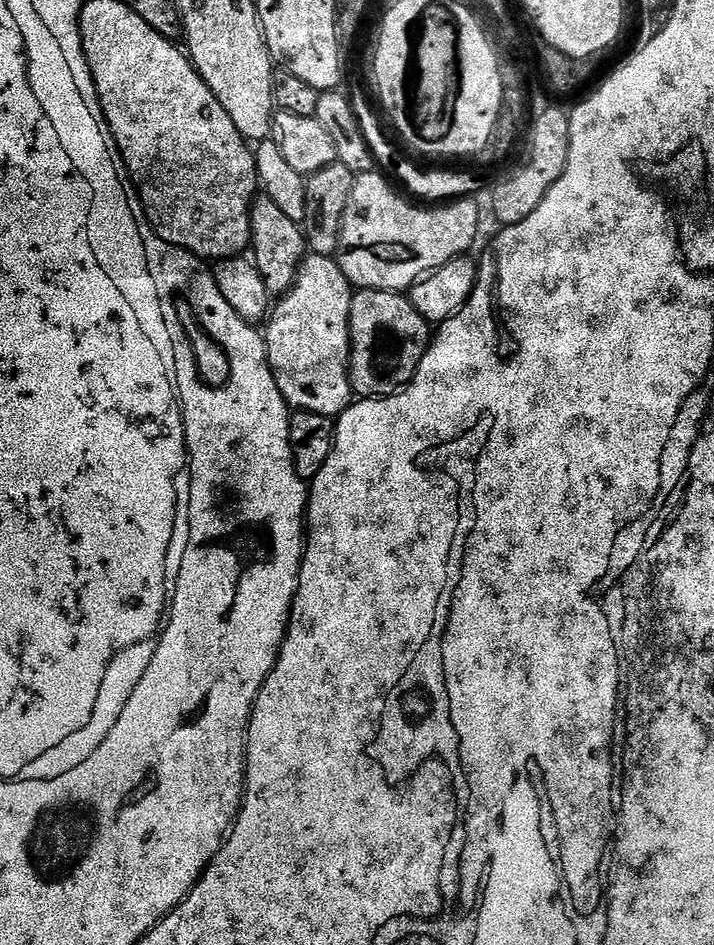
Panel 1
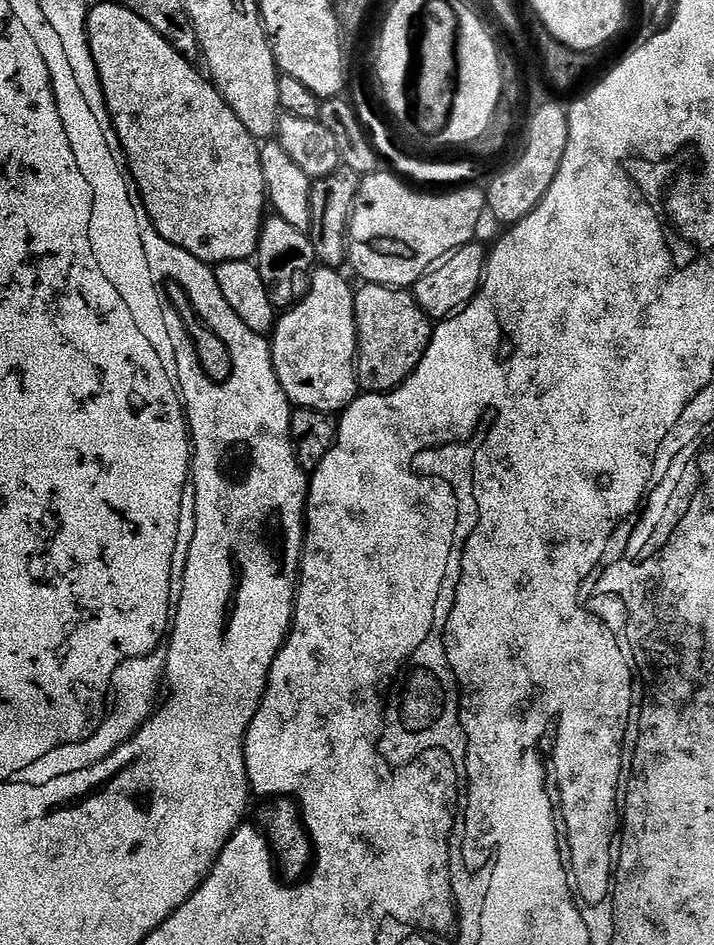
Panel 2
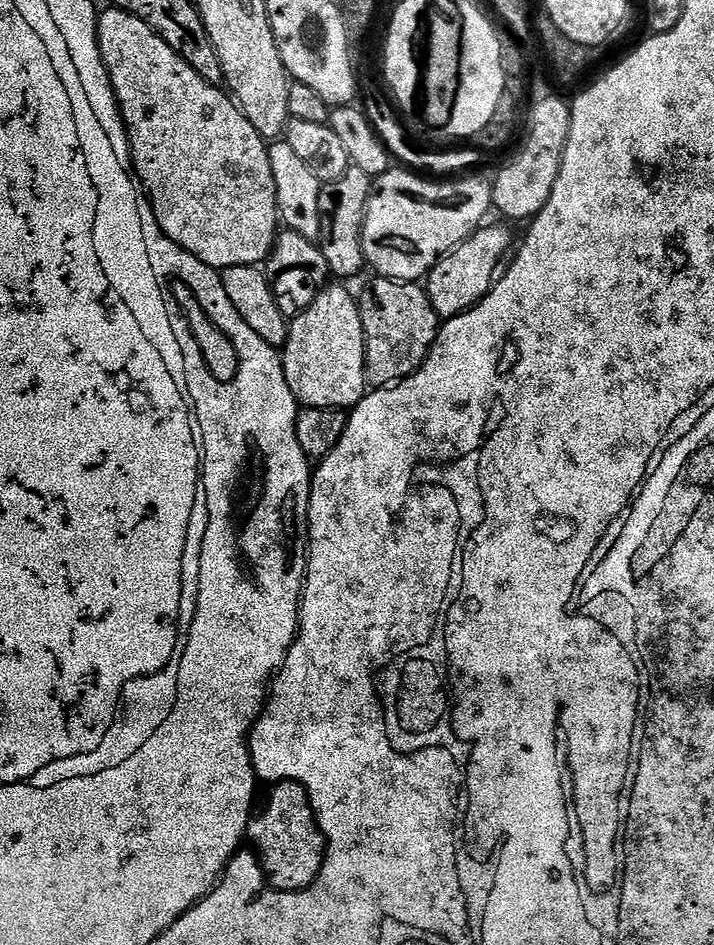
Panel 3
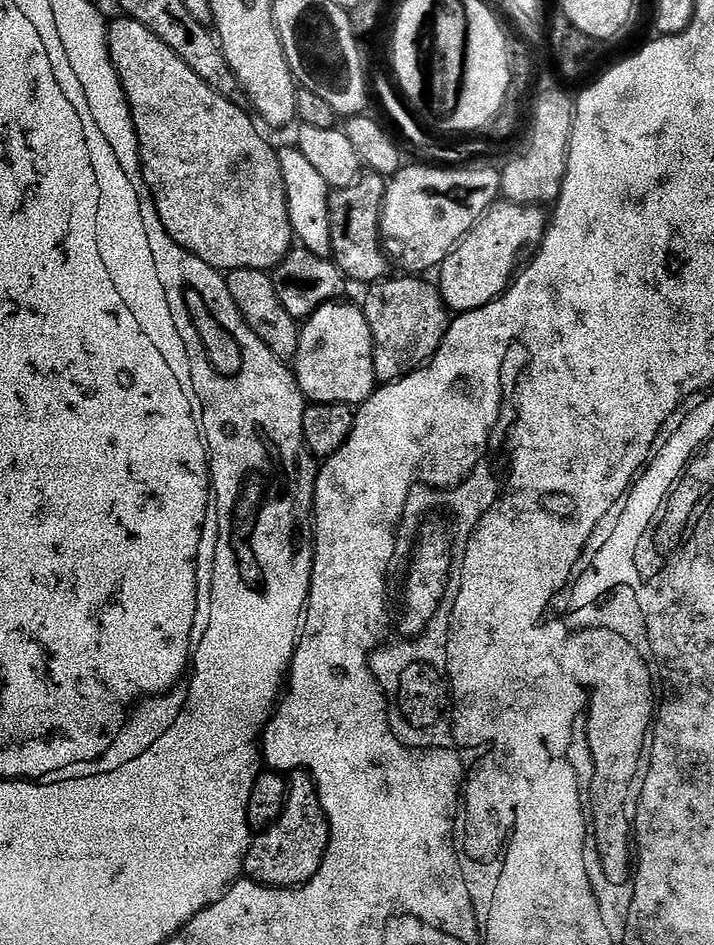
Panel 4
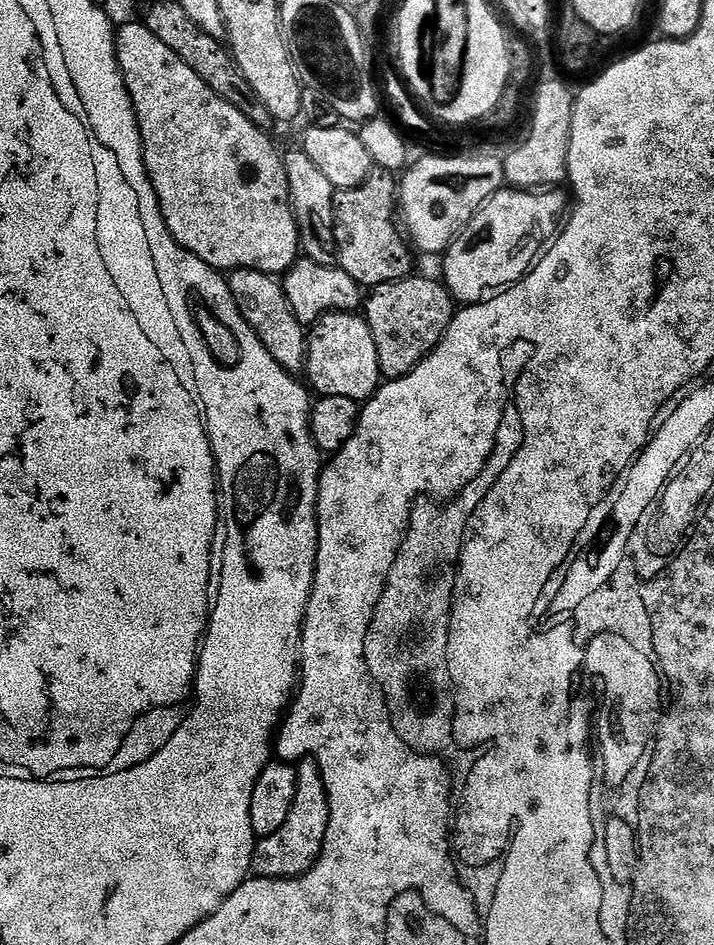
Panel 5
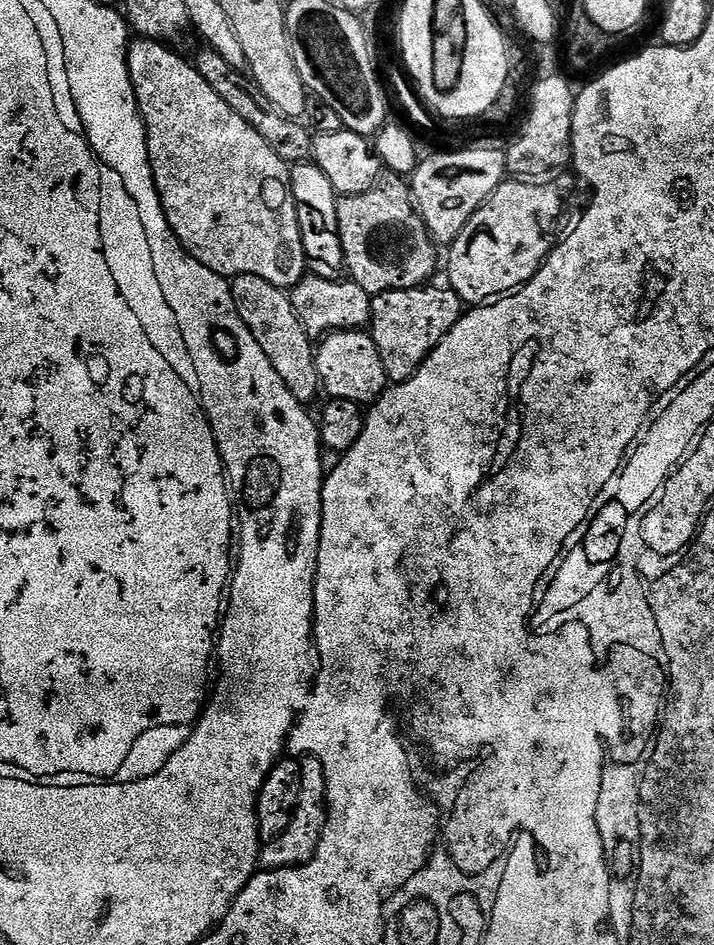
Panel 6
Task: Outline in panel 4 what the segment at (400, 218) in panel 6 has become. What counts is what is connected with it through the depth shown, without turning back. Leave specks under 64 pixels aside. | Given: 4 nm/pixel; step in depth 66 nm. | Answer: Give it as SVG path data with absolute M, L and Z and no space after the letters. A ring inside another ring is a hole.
M365 171L352 185L328 194L331 259L349 281L361 280L364 286L389 275L390 261L380 238L380 206L384 203L385 187L385 177Z

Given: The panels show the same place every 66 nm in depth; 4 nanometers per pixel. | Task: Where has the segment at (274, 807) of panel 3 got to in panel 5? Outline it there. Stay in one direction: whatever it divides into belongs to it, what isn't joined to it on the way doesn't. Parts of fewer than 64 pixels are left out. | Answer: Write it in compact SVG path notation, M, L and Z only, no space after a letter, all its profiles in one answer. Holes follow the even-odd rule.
M311 758L299 761L296 772L296 796L288 819L278 832L257 841L254 858L251 859L251 873L257 879L296 879L309 872L321 856L329 826L329 800L325 784L321 780L320 768Z

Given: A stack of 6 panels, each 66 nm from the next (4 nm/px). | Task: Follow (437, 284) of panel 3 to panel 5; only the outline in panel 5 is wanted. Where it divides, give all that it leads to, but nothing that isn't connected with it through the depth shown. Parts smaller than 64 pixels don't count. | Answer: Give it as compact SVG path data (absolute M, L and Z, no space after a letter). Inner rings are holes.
M505 186L480 207L476 217L461 230L460 235L452 241L452 245L442 256L444 259L442 283L457 305L483 304L489 294L511 288L532 271L532 265L540 259L561 223L560 211L564 208L564 200L556 192L559 191L517 190Z

